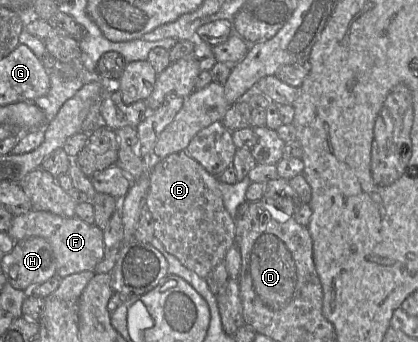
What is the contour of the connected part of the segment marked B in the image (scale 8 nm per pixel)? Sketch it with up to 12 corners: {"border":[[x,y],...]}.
{"border":[[185,151],[152,162],[154,237],[206,278],[234,245],[217,177]]}

